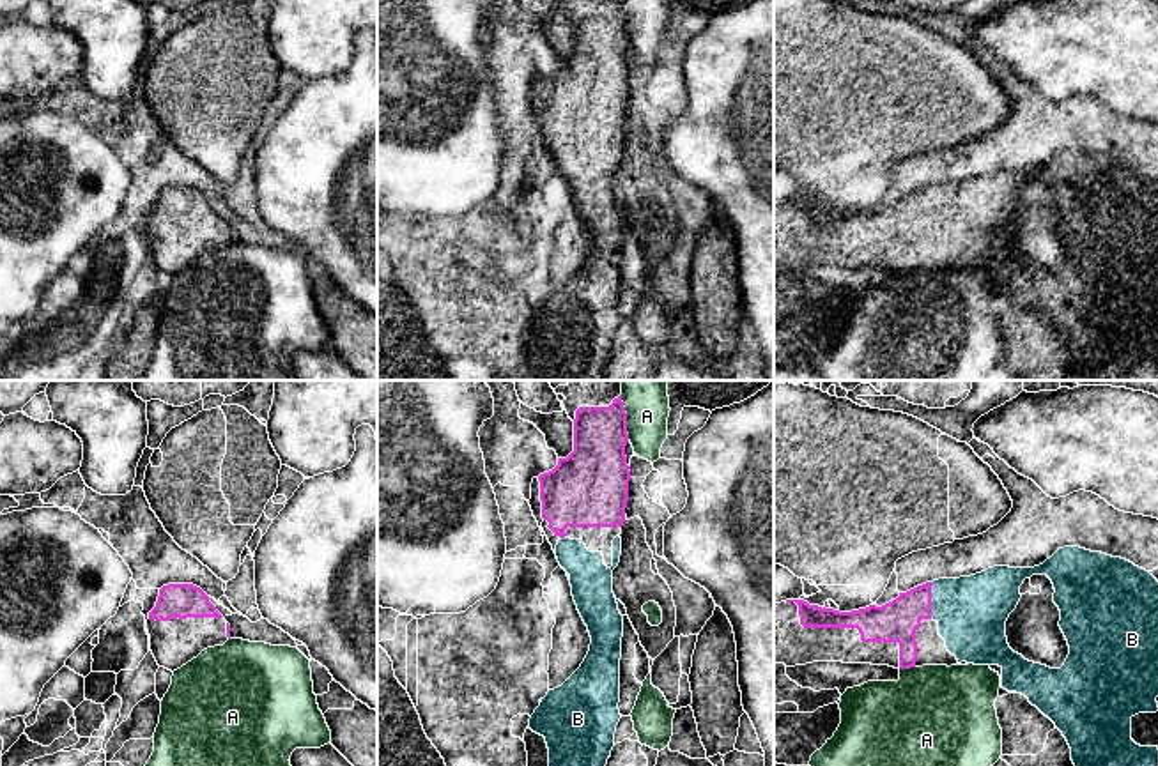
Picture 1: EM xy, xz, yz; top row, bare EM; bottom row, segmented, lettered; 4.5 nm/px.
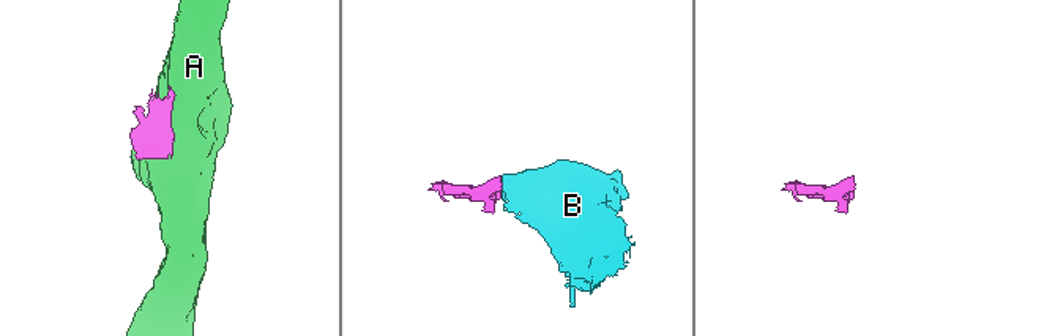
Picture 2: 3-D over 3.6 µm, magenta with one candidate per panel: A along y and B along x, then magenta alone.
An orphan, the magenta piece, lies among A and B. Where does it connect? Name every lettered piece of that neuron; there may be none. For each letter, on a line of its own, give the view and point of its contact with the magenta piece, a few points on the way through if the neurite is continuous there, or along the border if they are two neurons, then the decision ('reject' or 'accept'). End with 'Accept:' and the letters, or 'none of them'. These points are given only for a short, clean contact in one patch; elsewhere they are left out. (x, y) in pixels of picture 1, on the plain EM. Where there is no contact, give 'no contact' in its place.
A: meets magenta in xz at (625, 22); reject
B: meets magenta in yz at (930, 204); accept
Accept: B

